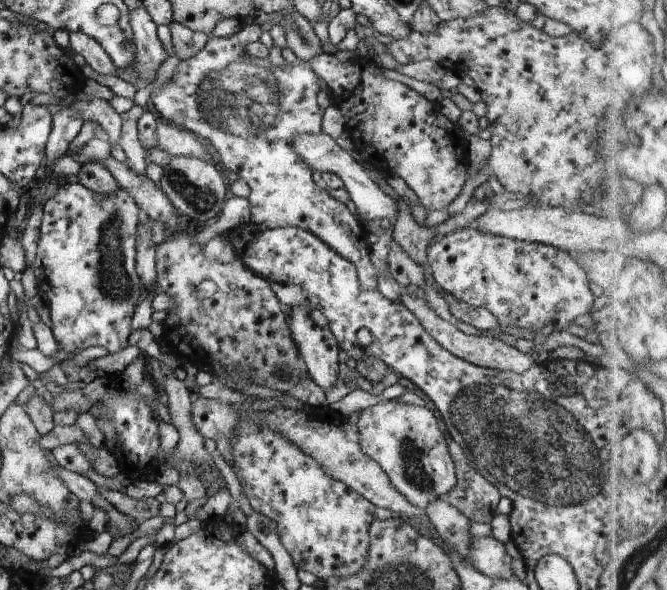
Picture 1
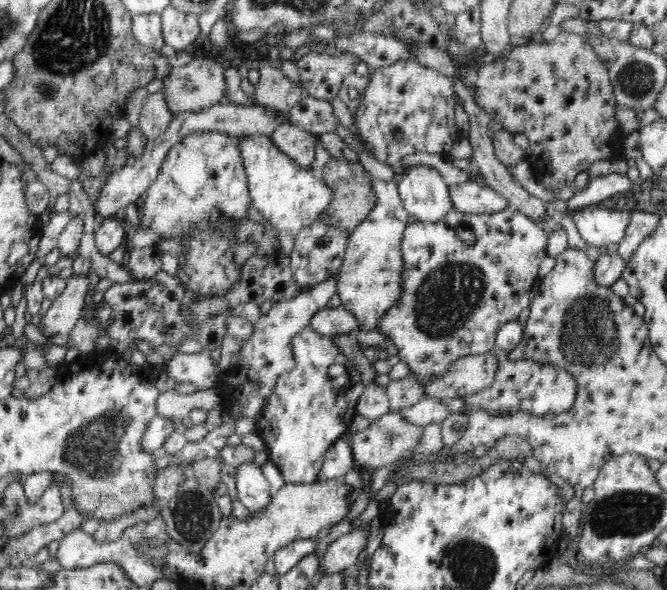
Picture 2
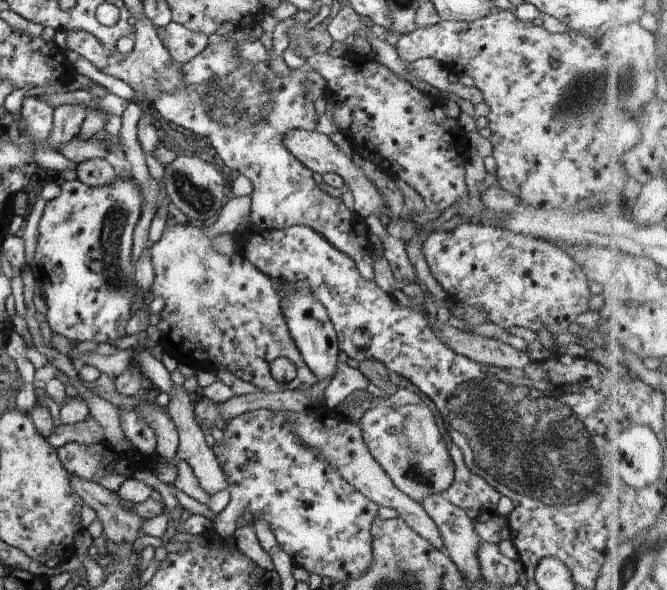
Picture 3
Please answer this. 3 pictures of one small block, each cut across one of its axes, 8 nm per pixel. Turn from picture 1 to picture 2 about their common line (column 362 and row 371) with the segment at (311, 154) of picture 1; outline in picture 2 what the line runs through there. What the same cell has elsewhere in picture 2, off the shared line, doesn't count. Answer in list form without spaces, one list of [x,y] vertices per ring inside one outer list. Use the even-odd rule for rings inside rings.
[[[204,348],[198,353],[178,352],[165,362],[165,372],[177,382],[196,385],[198,390],[212,389],[221,374],[210,350]]]

